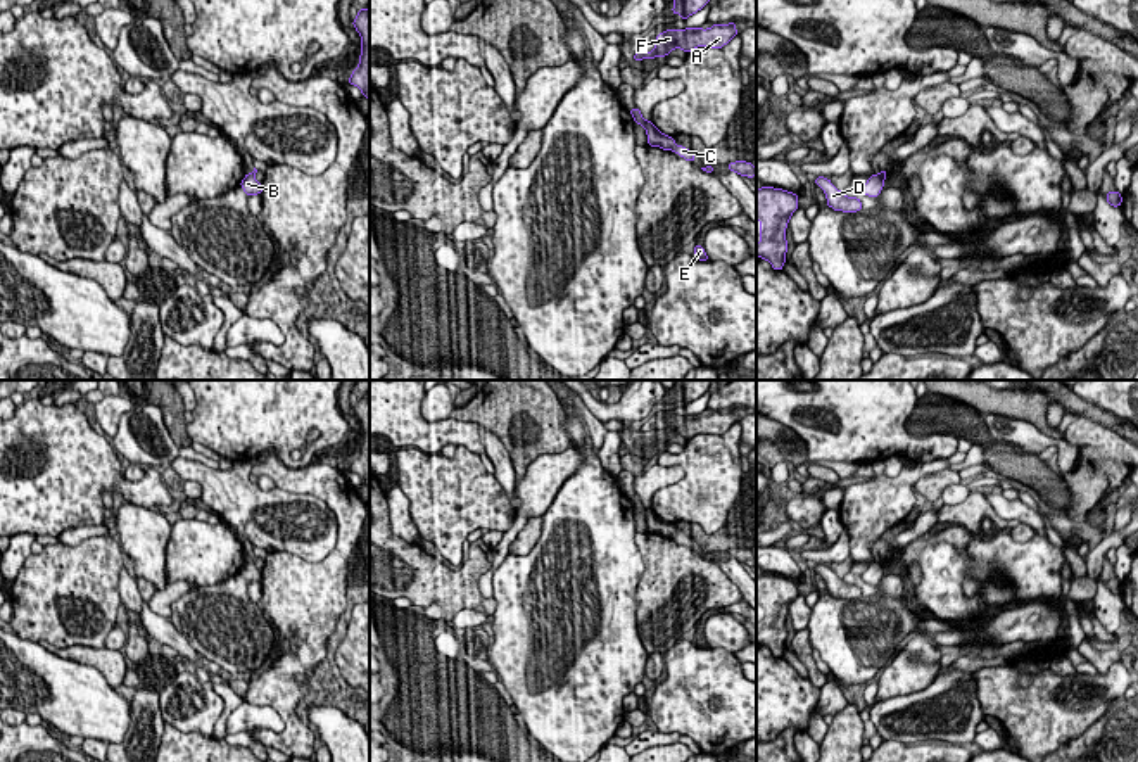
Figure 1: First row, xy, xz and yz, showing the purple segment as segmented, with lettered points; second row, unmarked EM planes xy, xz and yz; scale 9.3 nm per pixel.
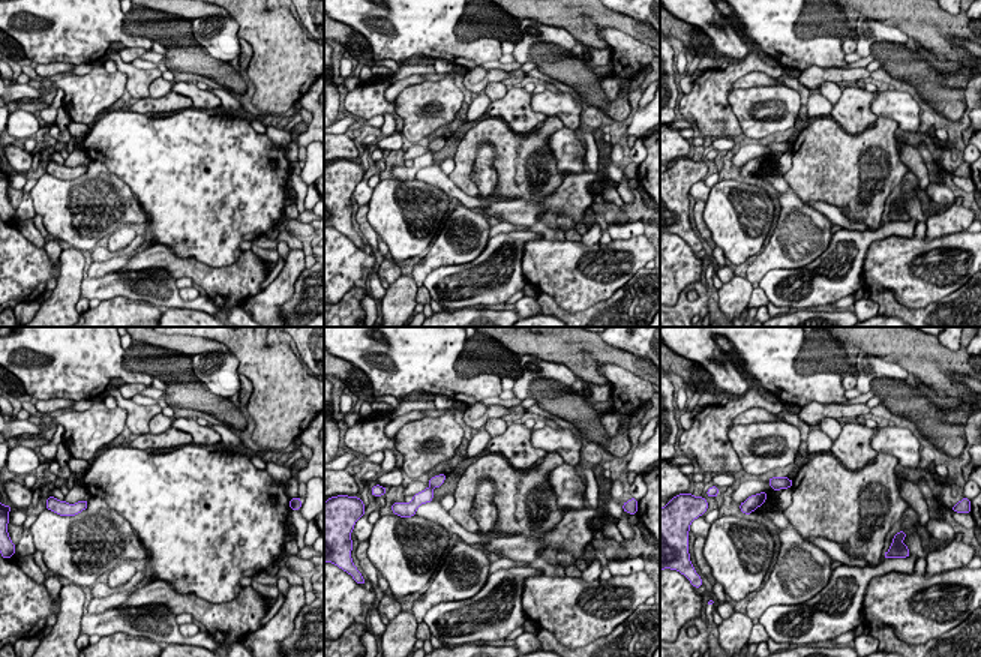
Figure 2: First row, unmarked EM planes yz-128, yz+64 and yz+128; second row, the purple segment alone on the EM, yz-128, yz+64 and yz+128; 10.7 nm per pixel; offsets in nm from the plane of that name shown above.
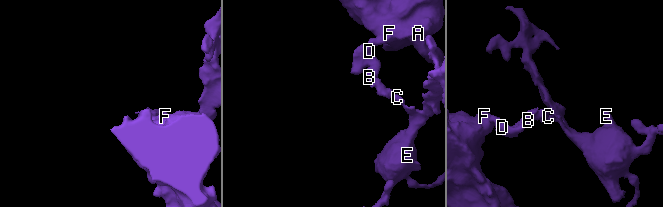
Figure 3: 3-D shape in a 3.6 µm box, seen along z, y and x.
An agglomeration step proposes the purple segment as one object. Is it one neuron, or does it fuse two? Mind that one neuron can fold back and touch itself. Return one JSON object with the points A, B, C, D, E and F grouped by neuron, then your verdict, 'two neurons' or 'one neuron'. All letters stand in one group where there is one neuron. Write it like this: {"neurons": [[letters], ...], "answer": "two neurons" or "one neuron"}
{"neurons": [["A", "B", "D", "F"], ["C", "E"]], "answer": "two neurons"}

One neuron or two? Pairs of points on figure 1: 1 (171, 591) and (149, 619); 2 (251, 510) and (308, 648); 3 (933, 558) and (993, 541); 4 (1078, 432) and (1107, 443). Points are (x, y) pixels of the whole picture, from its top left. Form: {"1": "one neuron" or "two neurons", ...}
{"1": "two neurons", "2": "two neurons", "3": "one neuron", "4": "one neuron"}

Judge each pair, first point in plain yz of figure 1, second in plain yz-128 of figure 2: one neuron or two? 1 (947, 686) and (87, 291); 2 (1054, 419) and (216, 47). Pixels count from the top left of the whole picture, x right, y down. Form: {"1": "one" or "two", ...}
{"1": "one", "2": "two"}

